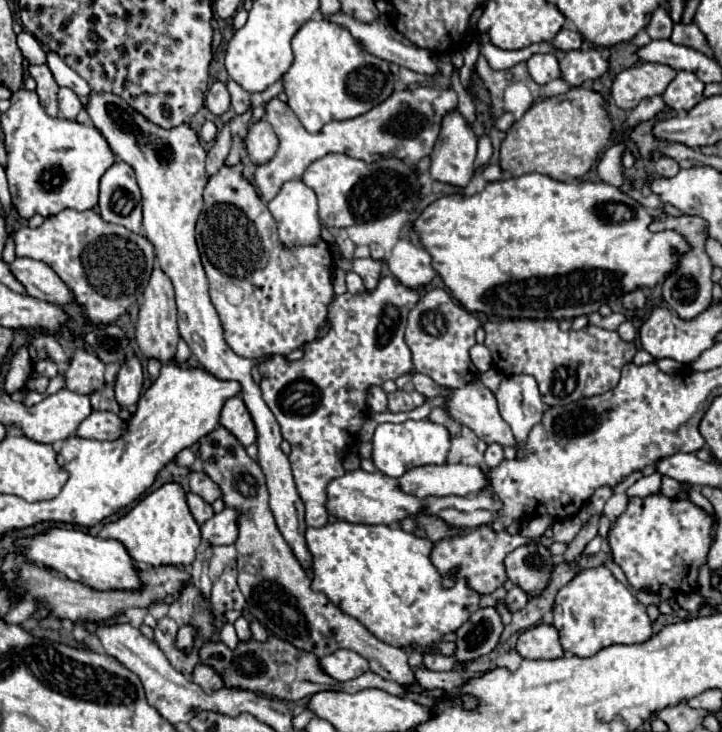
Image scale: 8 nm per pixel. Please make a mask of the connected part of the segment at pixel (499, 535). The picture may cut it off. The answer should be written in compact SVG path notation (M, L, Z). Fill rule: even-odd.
M481 526L481 528L475 528L471 532L461 532L461 534L455 534L451 538L435 542L433 550L431 550L431 562L437 568L437 572L441 572L443 586L451 588L459 578L465 578L471 590L475 590L479 594L491 594L507 580L503 558L509 552L513 552L517 546L525 546L525 544L545 544L545 546L549 546L549 538L545 538L545 536L525 538L521 534L511 536L505 530L495 532L489 526Z

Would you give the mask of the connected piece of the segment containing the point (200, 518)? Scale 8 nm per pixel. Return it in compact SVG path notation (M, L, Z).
M193 492L187 494L187 504L189 504L189 510L191 510L193 518L197 520L197 524L203 524L205 520L209 520L215 514L213 508L205 500L201 500L201 496L197 496Z

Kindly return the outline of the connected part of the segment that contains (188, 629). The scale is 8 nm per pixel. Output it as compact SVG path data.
M185 624L185 626L181 626L181 628L179 628L179 632L177 632L175 646L177 646L179 650L193 648L195 640L197 640L197 628L193 628L191 624Z

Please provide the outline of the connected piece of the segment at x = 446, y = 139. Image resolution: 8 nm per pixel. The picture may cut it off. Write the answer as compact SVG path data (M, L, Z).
M459 112L443 118L441 134L431 154L429 174L433 180L465 188L473 176L477 138Z

